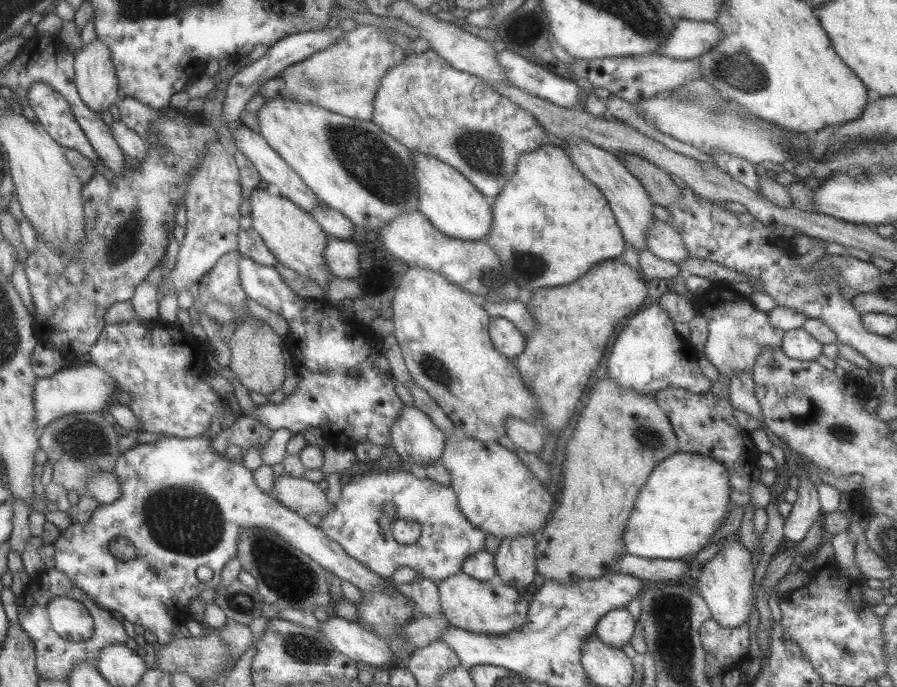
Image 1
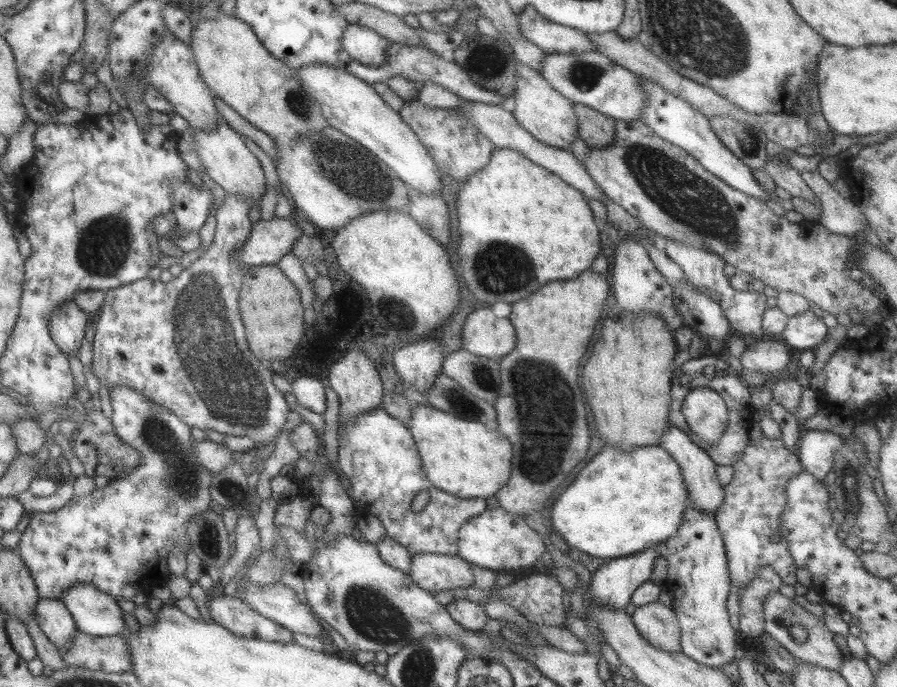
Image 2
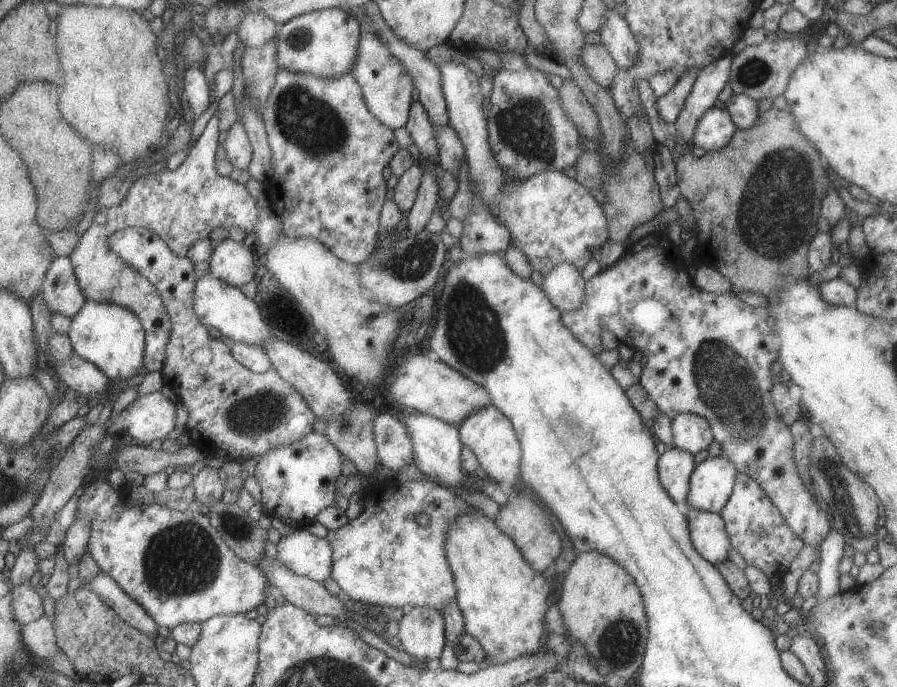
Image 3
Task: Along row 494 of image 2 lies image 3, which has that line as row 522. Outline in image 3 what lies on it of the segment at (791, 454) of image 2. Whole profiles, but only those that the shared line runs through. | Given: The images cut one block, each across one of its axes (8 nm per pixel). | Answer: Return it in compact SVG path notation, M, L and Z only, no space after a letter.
M745 473L735 475L732 491L719 514L724 520L730 546L744 558L747 565L759 568L767 578L783 576L788 571L788 564L805 545L787 526L778 508L761 490L757 481Z

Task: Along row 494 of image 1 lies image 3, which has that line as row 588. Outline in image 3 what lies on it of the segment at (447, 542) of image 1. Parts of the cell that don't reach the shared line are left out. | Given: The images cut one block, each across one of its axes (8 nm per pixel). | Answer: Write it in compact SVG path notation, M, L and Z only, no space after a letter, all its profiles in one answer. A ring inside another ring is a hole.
M422 479L398 483L399 486L395 486L395 491L389 498L369 488L367 494L371 496L363 498L367 500L363 502L364 510L354 520L347 521L345 526L326 532L325 540L329 543L332 556L330 578L338 584L341 595L358 605L404 609L414 606L429 607L441 613L444 605L456 600L456 586L445 556L446 532L455 517L460 513L467 513L470 506L455 493L449 492L447 487L433 481ZM417 512L427 514L427 526L417 525L414 518Z

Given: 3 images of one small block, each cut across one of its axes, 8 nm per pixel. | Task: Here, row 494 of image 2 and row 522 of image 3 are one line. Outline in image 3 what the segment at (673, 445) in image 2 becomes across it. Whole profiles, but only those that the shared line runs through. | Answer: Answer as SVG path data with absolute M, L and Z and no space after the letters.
M684 504L690 539L699 556L714 567L728 560L730 540L719 513L708 513Z

